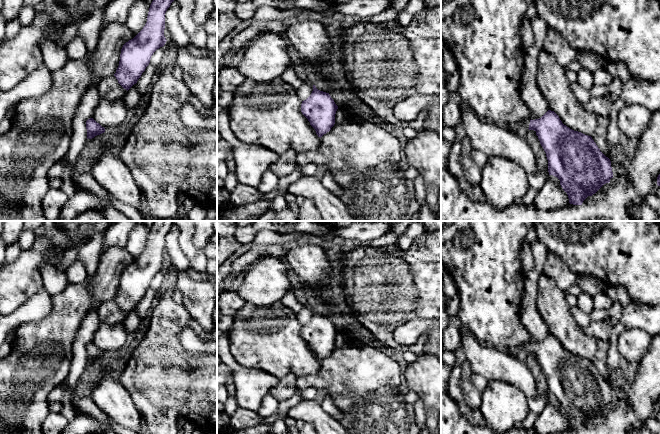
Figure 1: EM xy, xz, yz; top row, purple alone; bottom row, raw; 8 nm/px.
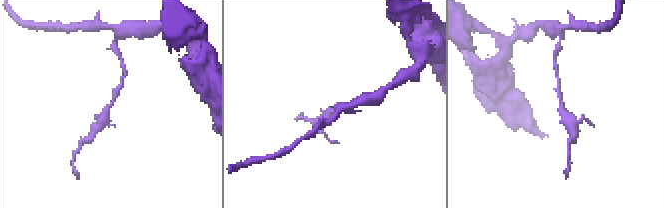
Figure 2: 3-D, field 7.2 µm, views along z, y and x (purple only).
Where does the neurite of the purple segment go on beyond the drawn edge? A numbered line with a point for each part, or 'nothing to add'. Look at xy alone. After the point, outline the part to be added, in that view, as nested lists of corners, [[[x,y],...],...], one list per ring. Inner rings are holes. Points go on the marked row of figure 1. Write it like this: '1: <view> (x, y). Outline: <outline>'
nothing to add

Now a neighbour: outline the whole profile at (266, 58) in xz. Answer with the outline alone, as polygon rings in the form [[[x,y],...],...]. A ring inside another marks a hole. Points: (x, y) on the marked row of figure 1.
[[[273,32],[259,33],[244,49],[236,70],[245,78],[256,82],[268,82],[280,77],[295,62],[289,55],[282,35]]]

